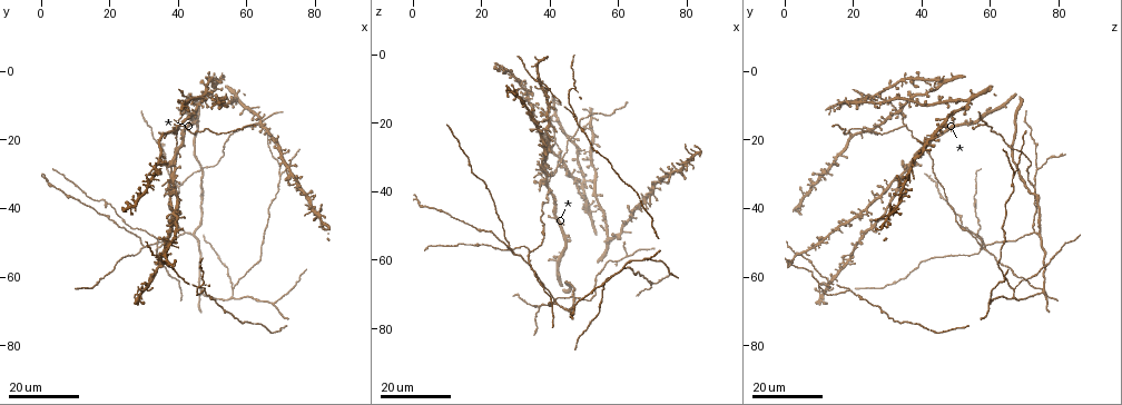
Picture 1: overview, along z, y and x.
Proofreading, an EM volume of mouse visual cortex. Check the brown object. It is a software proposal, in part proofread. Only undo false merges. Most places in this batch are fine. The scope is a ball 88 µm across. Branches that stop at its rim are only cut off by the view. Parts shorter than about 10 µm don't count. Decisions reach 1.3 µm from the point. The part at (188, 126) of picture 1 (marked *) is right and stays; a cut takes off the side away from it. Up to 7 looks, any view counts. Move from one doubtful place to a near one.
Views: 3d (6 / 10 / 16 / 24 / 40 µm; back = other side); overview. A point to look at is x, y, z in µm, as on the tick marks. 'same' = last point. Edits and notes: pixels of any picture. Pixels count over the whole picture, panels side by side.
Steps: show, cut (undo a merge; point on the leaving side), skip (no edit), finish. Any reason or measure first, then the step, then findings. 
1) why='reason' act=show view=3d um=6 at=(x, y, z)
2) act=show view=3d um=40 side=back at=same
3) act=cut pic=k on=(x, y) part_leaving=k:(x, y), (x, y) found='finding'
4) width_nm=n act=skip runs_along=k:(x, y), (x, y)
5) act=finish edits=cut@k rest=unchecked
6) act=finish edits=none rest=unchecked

why='small branch off a trunk' act=show view=3d um=16 at=(43.5, 47.5, 74.5)

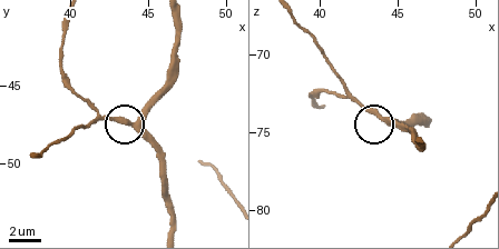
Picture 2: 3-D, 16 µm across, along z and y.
act=show view=3d um=6 at=(43.8, 47.4, 73.8)

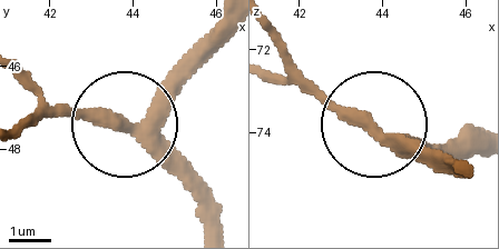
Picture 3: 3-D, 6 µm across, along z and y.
arms=3 act=skip runs_along=3:(224, 38), (139, 119), (37, 111) found='continuous, no second neuron'

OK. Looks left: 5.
why='branch point' act=show view=3d um=16 at=(55.5, 63.5, 66.5)

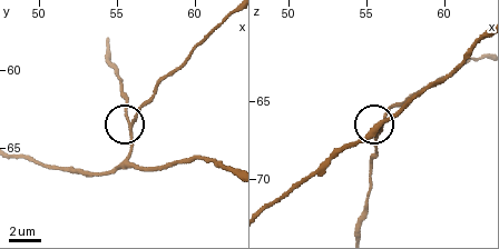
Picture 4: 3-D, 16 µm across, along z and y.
act=show view=3d um=6 at=same

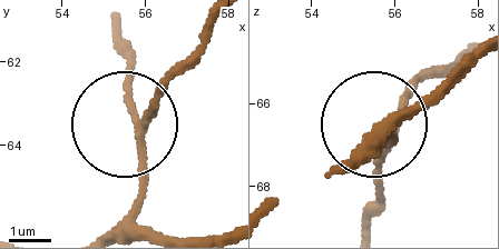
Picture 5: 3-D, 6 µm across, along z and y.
arms=3 act=skip found='continuous, no second neuron'

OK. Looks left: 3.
why='a fork' act=show view=3d um=16 at=(33.5, 51.5, 57.5)

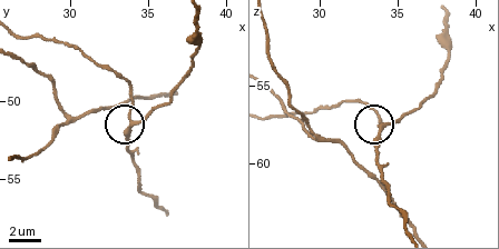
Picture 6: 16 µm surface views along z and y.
why='closer look' act=show view=3d um=6 at=(34.0, 51.4, 57.8)

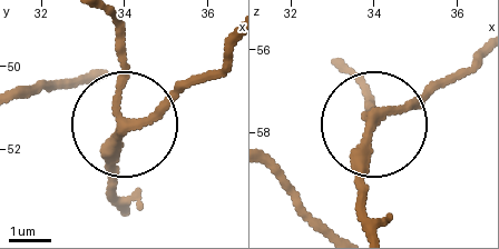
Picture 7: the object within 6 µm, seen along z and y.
width_nm=240 act=skip runs_along=7:(480, 53), (374, 121), (360, 202) found='all the same neuron'

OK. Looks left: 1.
act=finish edits=none rest=unchecked

